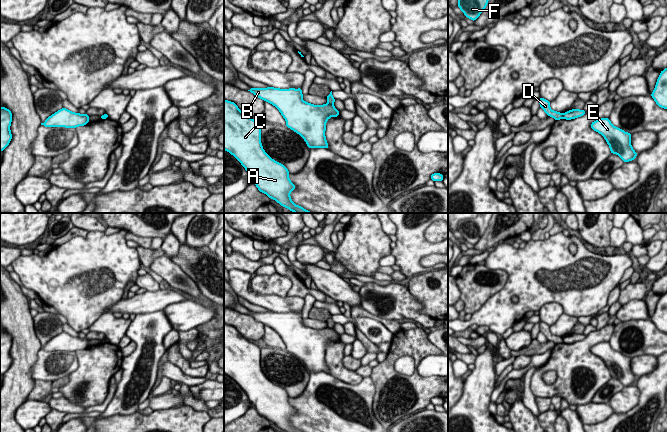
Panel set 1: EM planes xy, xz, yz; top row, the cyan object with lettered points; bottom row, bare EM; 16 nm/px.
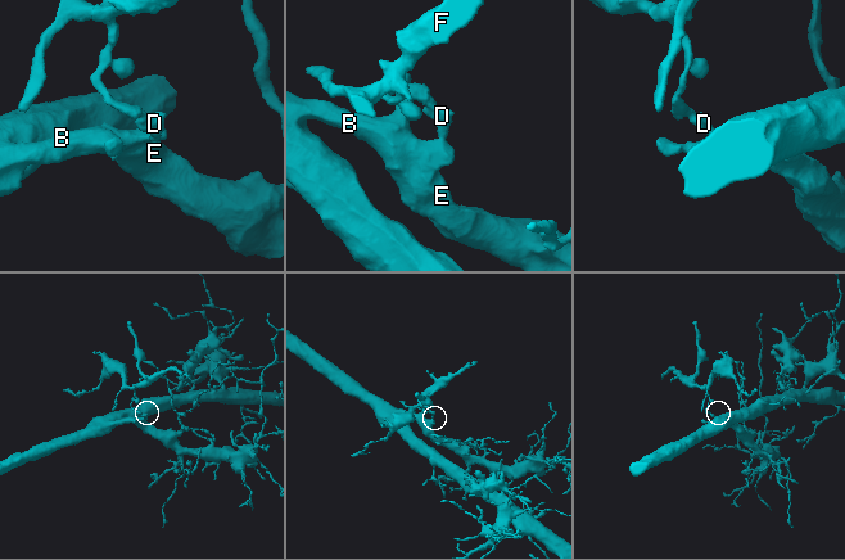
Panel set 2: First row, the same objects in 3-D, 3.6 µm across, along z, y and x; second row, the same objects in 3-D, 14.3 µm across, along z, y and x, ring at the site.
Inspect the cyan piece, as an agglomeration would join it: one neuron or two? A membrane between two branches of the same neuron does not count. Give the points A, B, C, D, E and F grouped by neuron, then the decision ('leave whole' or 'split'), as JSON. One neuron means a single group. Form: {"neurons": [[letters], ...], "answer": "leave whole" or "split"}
{"neurons": [["A", "B", "C", "E"], ["D", "F"]], "answer": "split"}

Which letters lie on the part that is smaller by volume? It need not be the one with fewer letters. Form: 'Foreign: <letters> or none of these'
Foreign: D, F

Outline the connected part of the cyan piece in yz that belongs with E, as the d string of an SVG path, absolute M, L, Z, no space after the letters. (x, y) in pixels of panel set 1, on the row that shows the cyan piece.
M601 118L592 122L591 128L605 138L611 153L617 154L624 163L635 160L637 153L631 146L630 133L614 126L609 118Z

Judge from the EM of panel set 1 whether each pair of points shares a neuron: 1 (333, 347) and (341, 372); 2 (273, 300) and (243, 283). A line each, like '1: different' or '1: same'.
1: same
2: same

